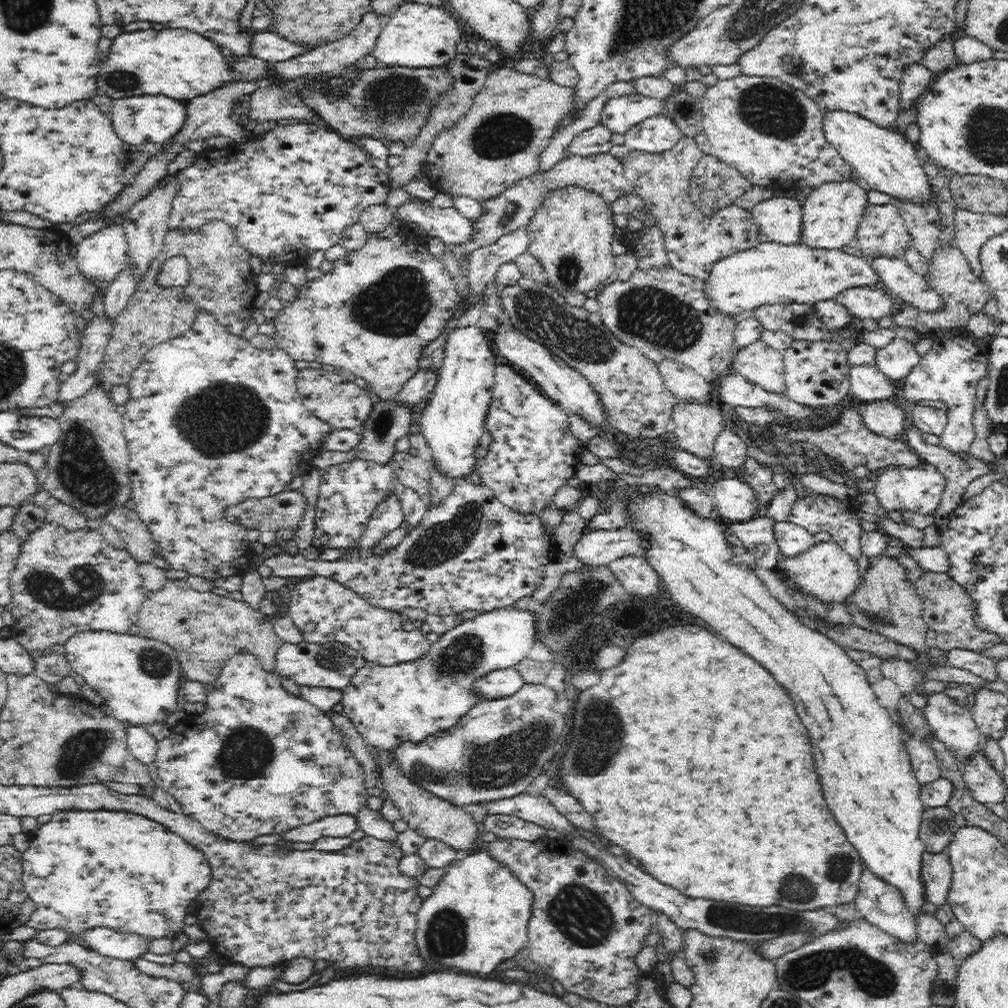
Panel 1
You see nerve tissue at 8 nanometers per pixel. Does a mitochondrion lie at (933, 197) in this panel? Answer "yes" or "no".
no

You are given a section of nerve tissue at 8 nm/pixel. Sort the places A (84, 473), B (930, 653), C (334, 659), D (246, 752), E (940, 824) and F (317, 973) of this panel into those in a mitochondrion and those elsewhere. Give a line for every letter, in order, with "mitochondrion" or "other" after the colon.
A: mitochondrion
B: other
C: mitochondrion
D: mitochondrion
E: other
F: other

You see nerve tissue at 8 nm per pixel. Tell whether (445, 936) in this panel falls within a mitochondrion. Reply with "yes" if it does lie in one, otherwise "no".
yes

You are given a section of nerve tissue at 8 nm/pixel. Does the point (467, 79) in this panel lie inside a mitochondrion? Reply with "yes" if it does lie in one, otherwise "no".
no

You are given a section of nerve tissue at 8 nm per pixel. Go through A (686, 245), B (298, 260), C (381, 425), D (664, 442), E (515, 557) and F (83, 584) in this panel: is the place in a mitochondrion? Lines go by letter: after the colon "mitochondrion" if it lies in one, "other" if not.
A: other
B: other
C: mitochondrion
D: other
E: other
F: mitochondrion

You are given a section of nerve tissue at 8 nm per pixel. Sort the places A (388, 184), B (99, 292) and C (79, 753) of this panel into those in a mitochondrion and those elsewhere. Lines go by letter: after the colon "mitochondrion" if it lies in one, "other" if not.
A: other
B: other
C: mitochondrion

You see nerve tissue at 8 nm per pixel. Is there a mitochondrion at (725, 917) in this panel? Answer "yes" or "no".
yes

